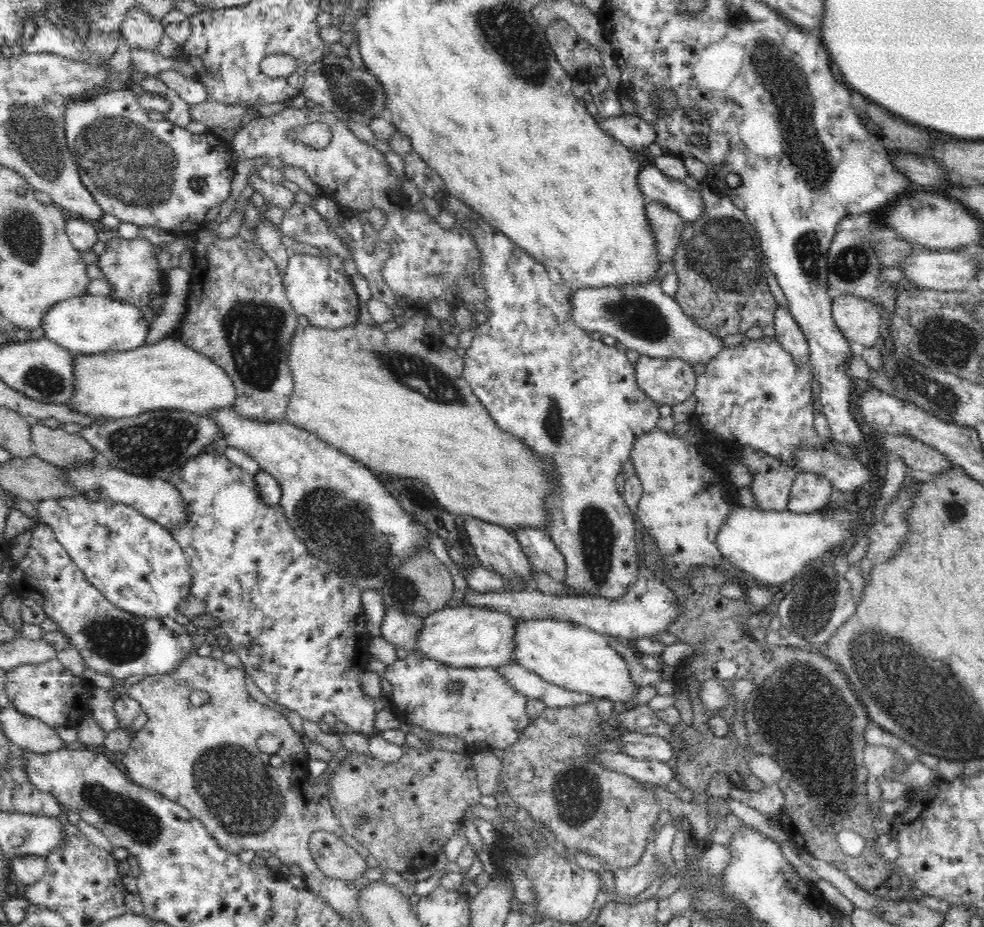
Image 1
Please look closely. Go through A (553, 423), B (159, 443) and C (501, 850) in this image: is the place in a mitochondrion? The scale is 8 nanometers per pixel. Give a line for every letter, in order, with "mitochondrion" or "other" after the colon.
A: mitochondrion
B: mitochondrion
C: other

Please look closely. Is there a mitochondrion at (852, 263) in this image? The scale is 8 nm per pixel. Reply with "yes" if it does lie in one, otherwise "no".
yes

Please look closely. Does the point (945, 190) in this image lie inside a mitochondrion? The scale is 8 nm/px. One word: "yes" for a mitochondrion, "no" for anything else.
no

